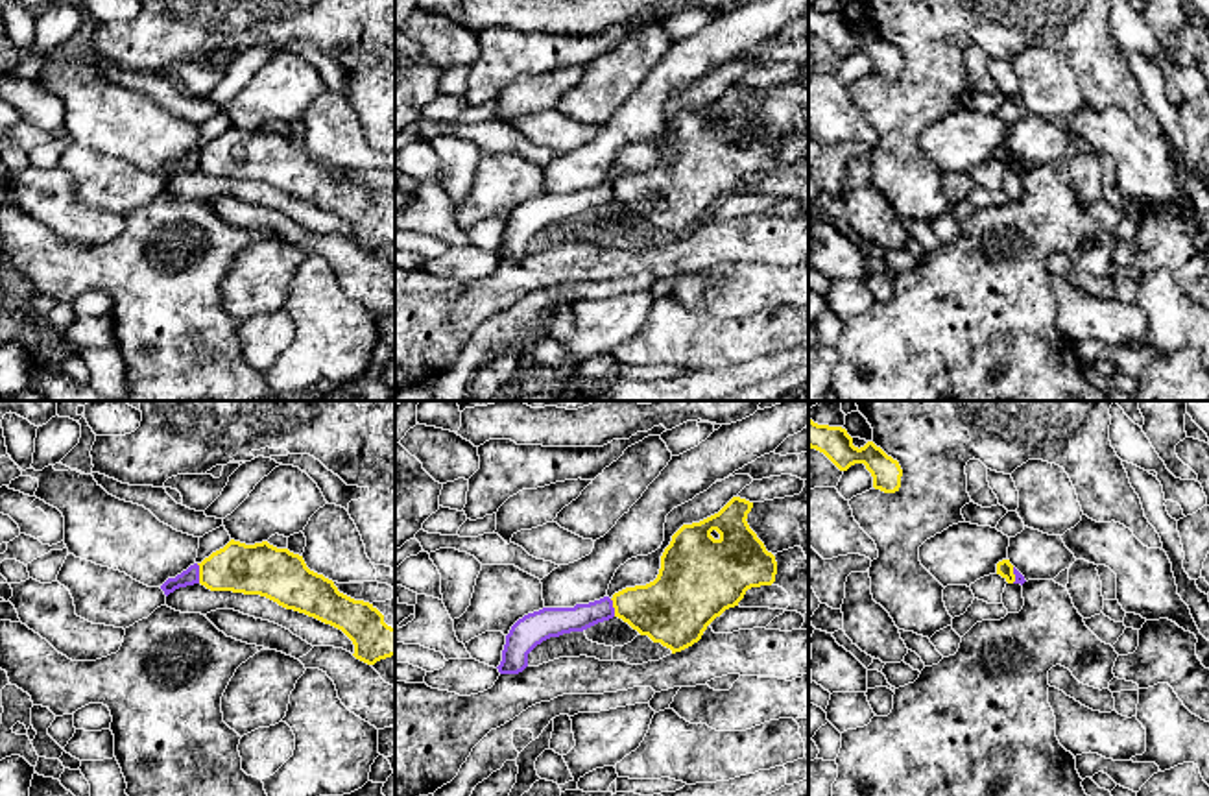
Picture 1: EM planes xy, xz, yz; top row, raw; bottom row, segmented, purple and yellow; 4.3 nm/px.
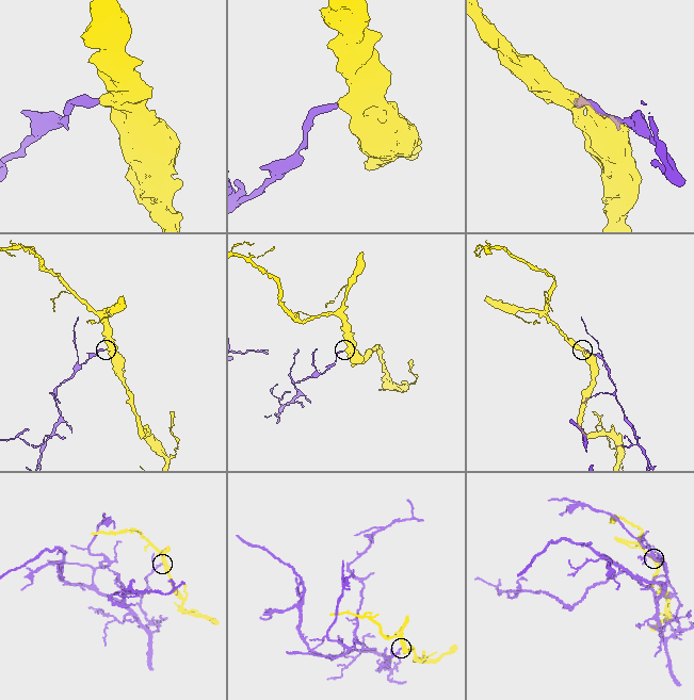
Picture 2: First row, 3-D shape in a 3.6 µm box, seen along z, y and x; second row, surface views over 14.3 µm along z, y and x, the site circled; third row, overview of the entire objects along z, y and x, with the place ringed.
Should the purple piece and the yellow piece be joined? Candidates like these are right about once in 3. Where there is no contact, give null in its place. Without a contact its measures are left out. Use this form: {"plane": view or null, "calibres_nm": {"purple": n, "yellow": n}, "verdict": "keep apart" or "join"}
{"plane": "xy", "calibres_nm": {"purple": 70, "yellow": 220}, "verdict": "keep apart"}

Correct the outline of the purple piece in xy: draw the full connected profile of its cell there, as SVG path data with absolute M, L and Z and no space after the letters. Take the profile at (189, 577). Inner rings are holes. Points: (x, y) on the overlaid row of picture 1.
M194 563L190 565L186 571L183 571L181 574L177 574L175 578L168 578L161 589L164 591L164 595L168 597L170 593L174 593L179 587L186 587L186 585L194 585L199 584L199 565Z

